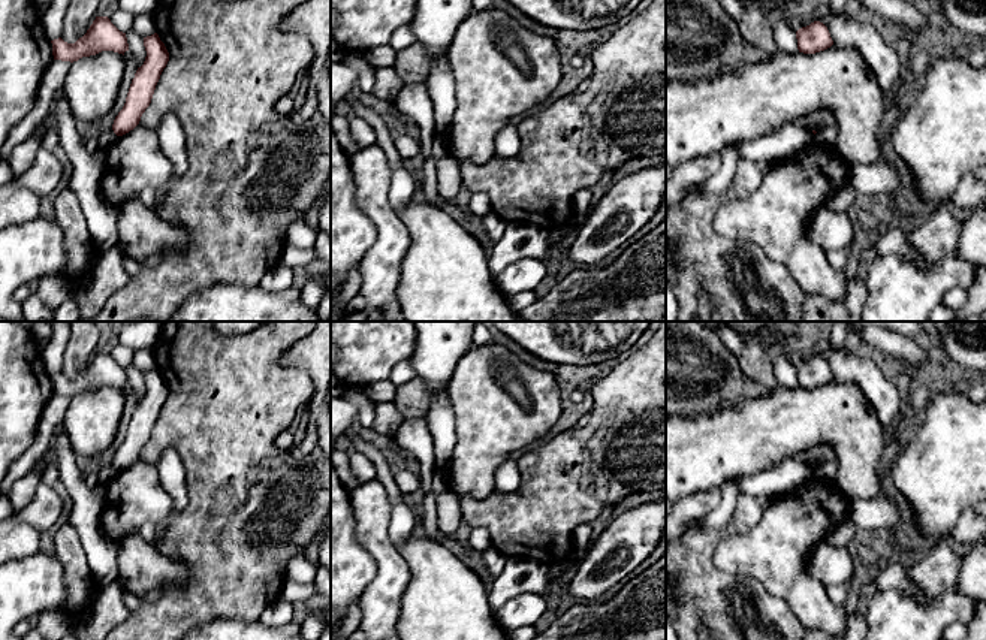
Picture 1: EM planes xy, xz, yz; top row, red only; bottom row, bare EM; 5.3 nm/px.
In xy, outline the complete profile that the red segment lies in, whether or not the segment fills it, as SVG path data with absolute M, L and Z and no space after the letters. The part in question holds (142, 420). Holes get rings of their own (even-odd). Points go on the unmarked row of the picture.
M157 368L144 372L144 381L147 386L145 396L138 402L126 438L112 459L117 471L129 468L139 459L142 449L151 438L160 410L169 396L169 387Z

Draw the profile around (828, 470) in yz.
M833 459L821 462L814 470L814 479L823 480L827 483L835 483L836 474L838 474L838 461L833 461Z

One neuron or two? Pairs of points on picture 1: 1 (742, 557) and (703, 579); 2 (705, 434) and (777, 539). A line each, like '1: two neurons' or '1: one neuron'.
1: two neurons
2: two neurons

